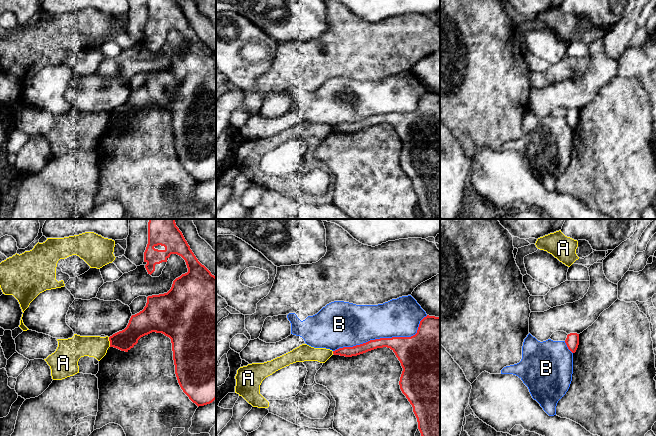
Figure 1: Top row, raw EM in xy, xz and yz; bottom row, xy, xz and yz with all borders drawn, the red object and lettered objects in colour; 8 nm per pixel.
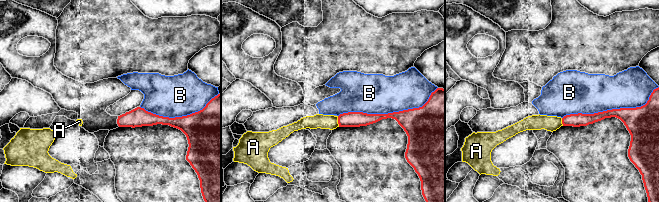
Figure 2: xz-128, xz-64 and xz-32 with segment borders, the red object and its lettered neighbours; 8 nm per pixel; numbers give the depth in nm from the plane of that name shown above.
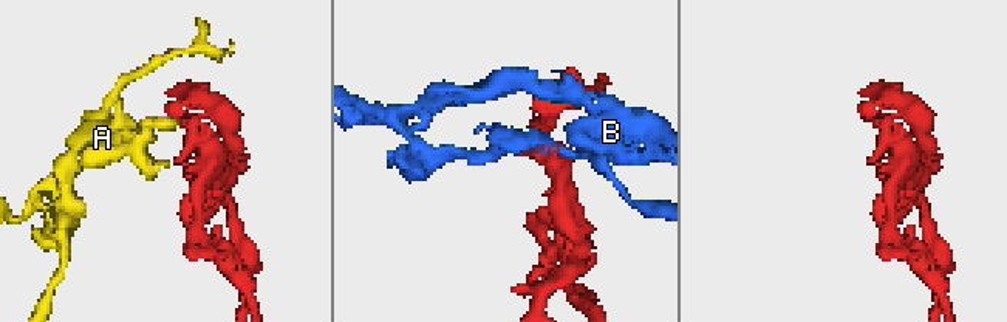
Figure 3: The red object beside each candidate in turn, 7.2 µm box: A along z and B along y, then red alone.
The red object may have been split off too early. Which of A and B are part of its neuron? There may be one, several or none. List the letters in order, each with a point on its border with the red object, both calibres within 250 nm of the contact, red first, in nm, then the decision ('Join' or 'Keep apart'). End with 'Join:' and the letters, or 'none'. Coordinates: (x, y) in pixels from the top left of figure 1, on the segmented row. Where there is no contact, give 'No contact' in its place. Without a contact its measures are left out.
A: Touches red at xy (110, 342). Thickness 170 nm (red) against 180 nm. Keep apart
B: Touches red at xz (383, 338). Thickness 240 nm (red) against 320 nm. Keep apart
Join: none

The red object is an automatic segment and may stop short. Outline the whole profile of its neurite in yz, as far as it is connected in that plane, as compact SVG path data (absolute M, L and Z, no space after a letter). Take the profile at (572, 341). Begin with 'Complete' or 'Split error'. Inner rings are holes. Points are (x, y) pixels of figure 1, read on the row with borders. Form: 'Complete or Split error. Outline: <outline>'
Complete. Outline: M577 333L568 334L567 338L565 340L565 343L566 343L568 349L572 353L575 353L578 348L578 345L579 345L579 334L577 334Z

